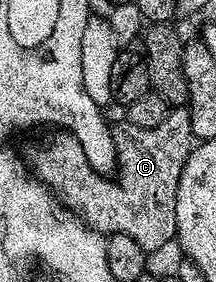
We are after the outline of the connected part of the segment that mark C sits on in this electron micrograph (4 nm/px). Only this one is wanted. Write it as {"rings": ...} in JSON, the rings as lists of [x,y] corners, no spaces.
{"rings":[[[185,107],[170,108],[167,119],[163,119],[163,123],[159,123],[159,127],[144,129],[143,127],[135,127],[128,123],[122,124],[122,126],[122,129],[119,129],[119,127],[113,129],[113,142],[117,148],[117,167],[115,170],[115,178],[117,177],[117,181],[109,181],[113,179],[94,171],[91,167],[91,163],[87,161],[87,155],[83,153],[83,147],[79,143],[79,139],[68,131],[54,132],[57,134],[55,134],[46,145],[41,145],[38,149],[31,150],[29,157],[27,156],[27,165],[33,176],[36,177],[42,185],[46,185],[50,191],[56,194],[56,196],[63,202],[65,208],[68,209],[69,212],[77,214],[77,216],[85,222],[88,228],[91,228],[102,235],[108,235],[110,233],[114,233],[115,235],[128,235],[130,239],[135,239],[135,243],[139,243],[139,247],[145,249],[146,254],[153,255],[153,252],[155,252],[156,249],[163,248],[168,241],[172,242],[177,236],[177,224],[175,223],[175,195],[179,191],[179,175],[183,175],[183,167],[189,158],[189,151],[194,148],[195,145],[195,138],[191,131],[189,110]]]}

